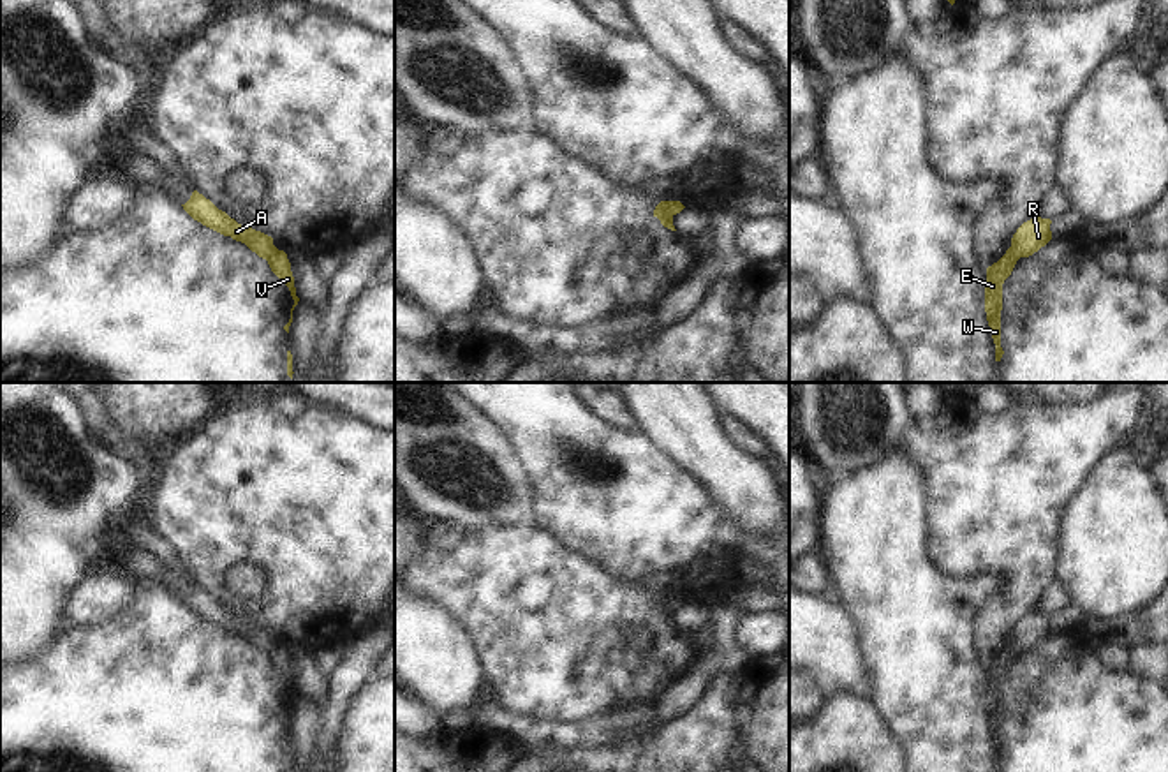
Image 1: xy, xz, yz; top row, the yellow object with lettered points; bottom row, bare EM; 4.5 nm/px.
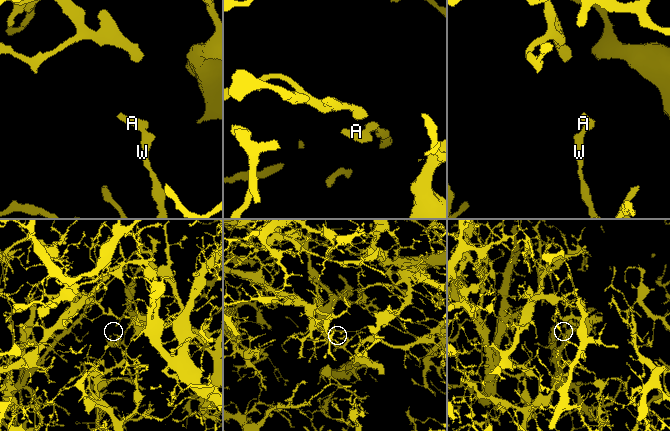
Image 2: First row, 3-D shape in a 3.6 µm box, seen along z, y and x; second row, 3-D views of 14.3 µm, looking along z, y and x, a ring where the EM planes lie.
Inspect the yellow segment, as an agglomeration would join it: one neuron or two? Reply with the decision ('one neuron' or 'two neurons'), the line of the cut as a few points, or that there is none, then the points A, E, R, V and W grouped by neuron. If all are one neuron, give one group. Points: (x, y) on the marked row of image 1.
two neurons; cut in xz along (663, 201), (665, 210), (672, 217); A R / E V W

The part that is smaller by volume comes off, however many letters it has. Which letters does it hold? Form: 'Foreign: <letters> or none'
Foreign: A, R

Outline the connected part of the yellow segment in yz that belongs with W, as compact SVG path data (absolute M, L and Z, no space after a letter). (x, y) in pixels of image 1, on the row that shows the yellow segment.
M1004 254L997 263L987 268L985 312L995 344L995 361L1001 361L1004 354L1001 347L1002 284L1011 275L1016 261L1016 256Z

